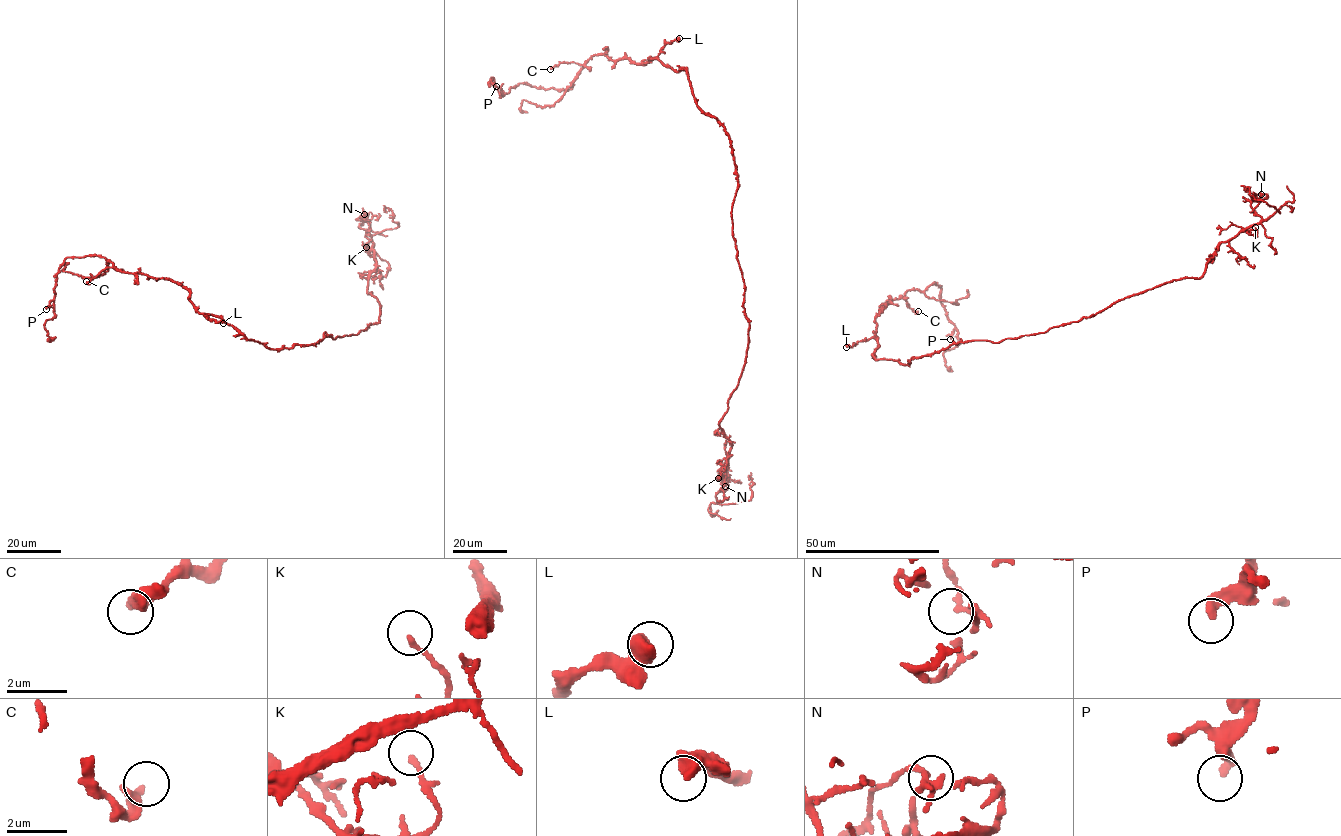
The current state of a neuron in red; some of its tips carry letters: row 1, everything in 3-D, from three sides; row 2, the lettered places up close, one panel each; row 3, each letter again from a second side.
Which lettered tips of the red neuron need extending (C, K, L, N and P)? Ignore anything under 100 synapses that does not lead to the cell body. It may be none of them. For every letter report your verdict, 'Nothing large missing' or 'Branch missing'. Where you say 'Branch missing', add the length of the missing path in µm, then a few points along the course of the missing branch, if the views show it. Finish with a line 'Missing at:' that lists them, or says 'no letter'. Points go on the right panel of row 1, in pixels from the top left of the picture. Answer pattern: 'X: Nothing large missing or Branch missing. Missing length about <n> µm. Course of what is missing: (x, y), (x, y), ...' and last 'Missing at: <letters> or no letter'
C: Nothing large missing
K: Nothing large missing
L: Nothing large missing
N: Nothing large missing
P: Nothing large missing
Missing at: no letter

